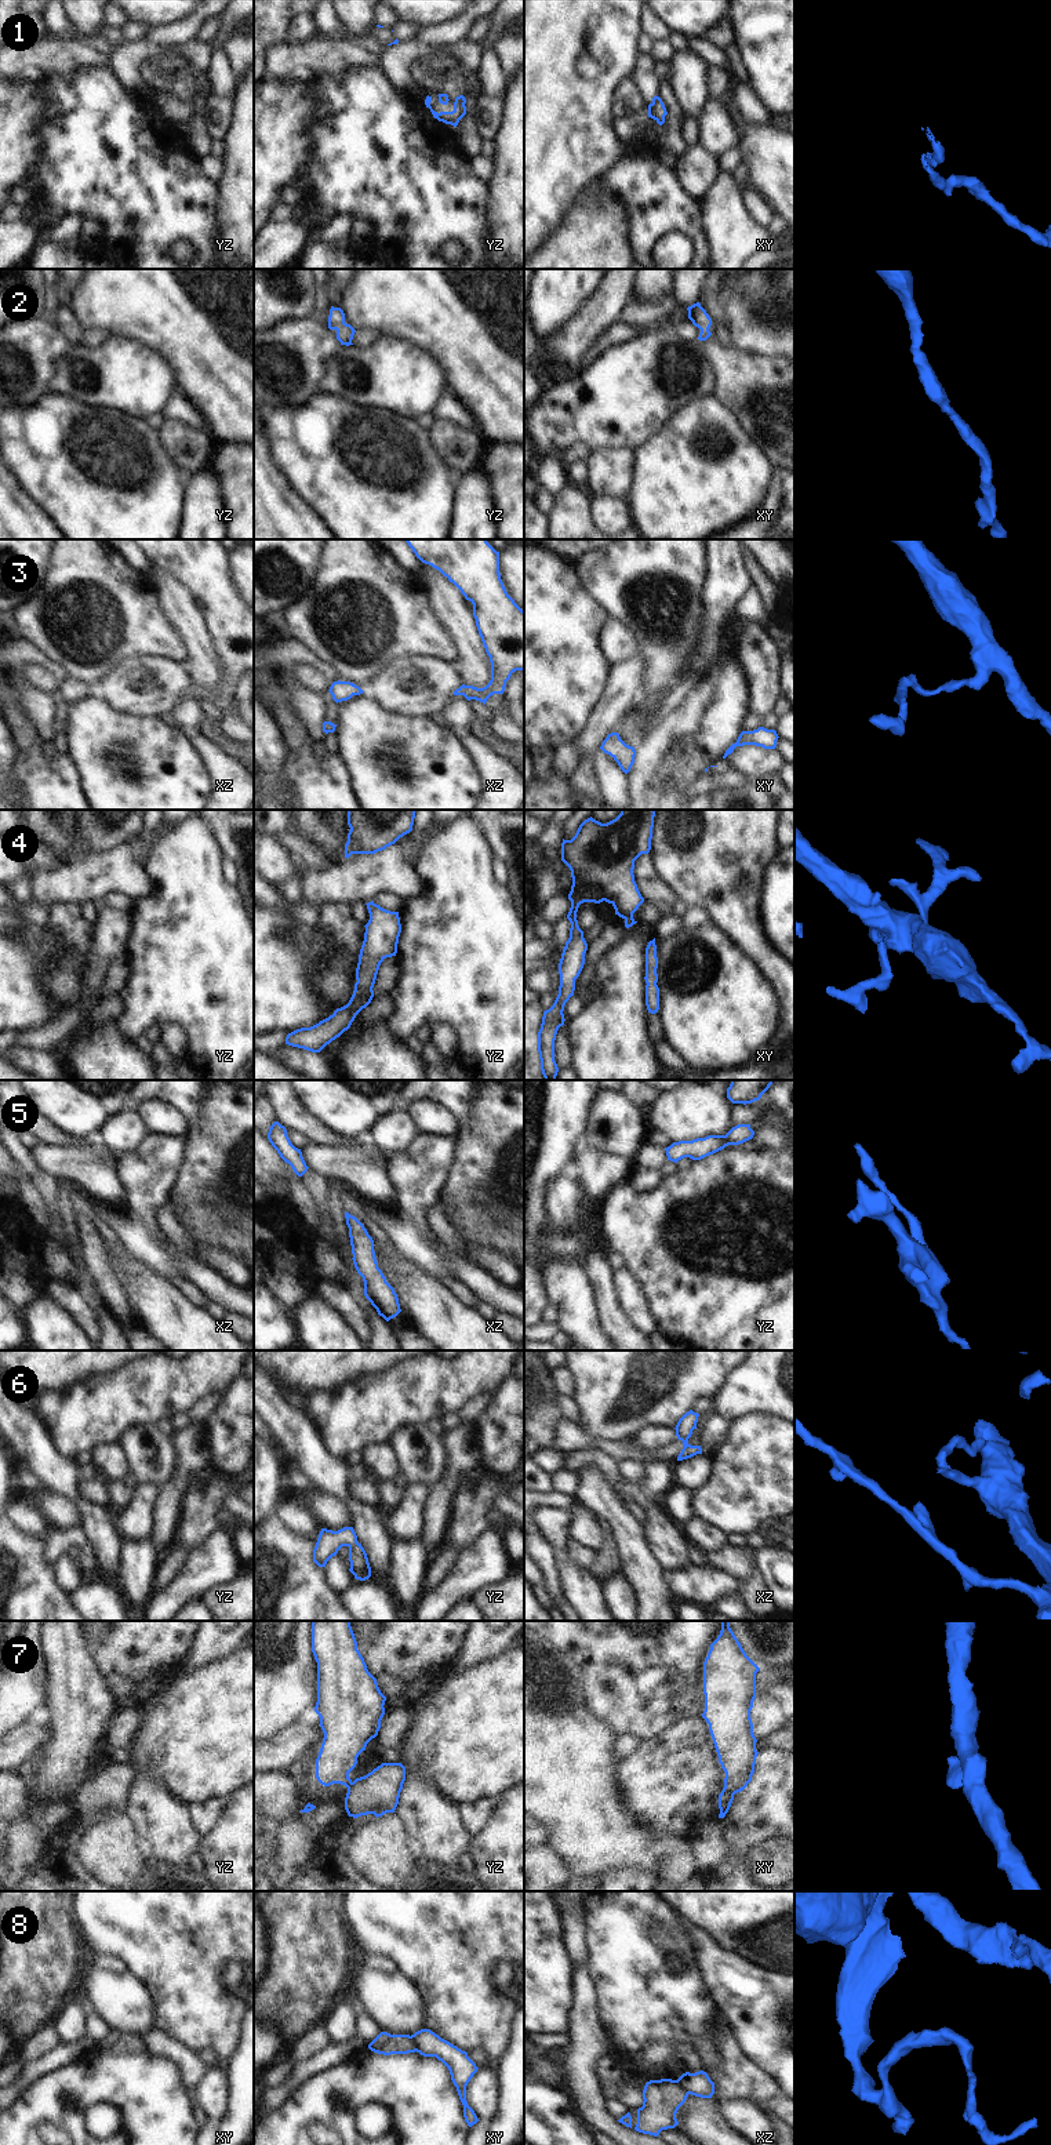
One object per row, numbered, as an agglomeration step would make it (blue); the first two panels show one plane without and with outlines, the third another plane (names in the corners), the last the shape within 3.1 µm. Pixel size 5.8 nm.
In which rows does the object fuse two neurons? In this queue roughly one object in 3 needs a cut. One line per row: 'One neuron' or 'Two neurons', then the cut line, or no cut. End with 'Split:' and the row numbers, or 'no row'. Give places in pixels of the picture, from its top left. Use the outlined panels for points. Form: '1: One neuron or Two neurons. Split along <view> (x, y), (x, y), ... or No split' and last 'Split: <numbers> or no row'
1: One neuron. No split
2: One neuron. No split
3: One neuron. No split
4: One neuron. No split
5: One neuron. No split
6: One neuron. No split
7: Two neurons. Split along xy (724, 1787), (734, 1793)
8: Two neurons. Split along xy (410, 2036), (415, 2050)
Split: 7, 8

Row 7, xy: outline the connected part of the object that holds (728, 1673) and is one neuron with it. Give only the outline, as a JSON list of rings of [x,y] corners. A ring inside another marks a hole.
[[[721,1621],[720,1635],[710,1644],[703,1662],[705,1710],[702,1717],[709,1724],[719,1763],[725,1773],[724,1788],[734,1795],[743,1790],[752,1781],[759,1755],[750,1719],[756,1698],[756,1673],[759,1670],[760,1668],[746,1655],[731,1630],[730,1621]]]

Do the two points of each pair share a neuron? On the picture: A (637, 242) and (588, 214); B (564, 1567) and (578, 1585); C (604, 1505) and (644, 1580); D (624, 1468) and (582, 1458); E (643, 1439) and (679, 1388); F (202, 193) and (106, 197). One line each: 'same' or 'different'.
A: different
B: same
C: same
D: different
E: different
F: same

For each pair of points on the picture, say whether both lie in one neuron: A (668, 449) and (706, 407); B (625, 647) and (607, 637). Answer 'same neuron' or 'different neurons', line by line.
A: same neuron
B: same neuron

